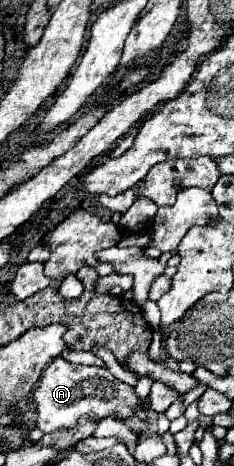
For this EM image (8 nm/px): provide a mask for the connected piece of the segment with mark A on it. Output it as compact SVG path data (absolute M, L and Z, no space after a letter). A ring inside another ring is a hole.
M58 356L42 372L40 384L34 390L34 404L36 426L42 432L54 432L62 428L74 428L78 418L84 414L94 414L98 418L116 414L122 420L128 420L138 408L138 398L132 386L116 380L106 368L76 366Z

